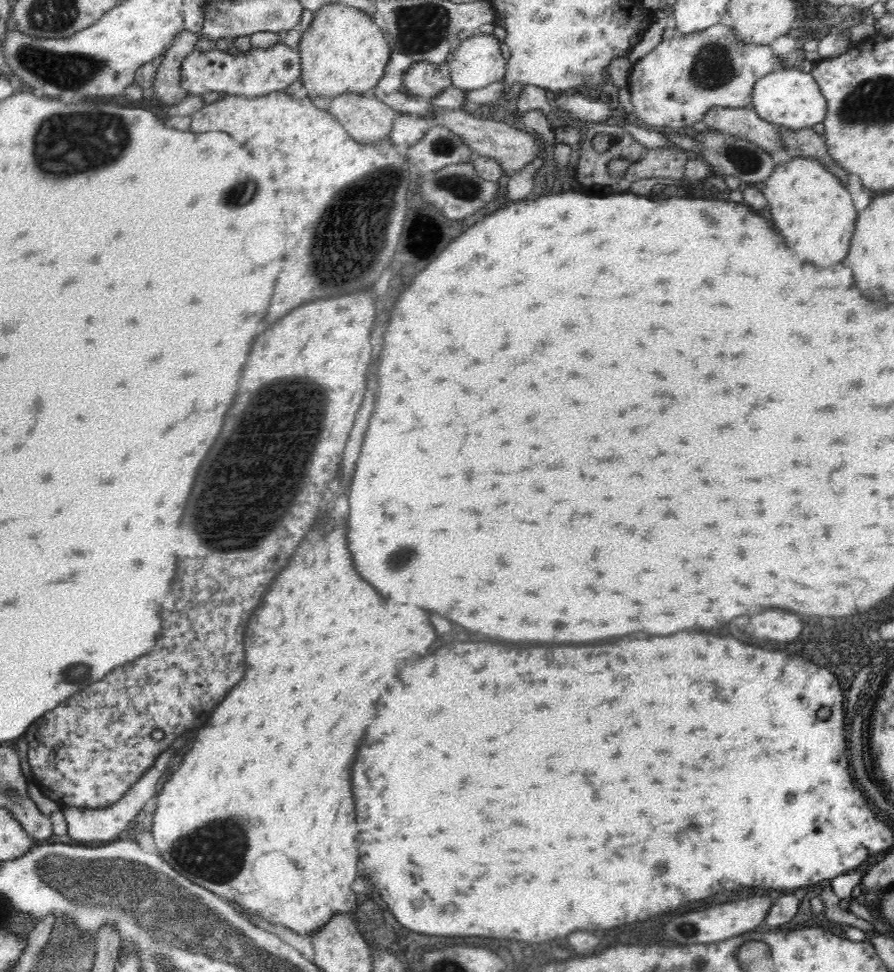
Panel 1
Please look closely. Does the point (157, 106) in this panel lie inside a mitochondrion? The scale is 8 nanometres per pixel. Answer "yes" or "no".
no

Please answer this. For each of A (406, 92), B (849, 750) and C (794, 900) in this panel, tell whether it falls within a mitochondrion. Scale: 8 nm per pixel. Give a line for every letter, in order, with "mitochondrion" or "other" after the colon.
A: other
B: other
C: other

